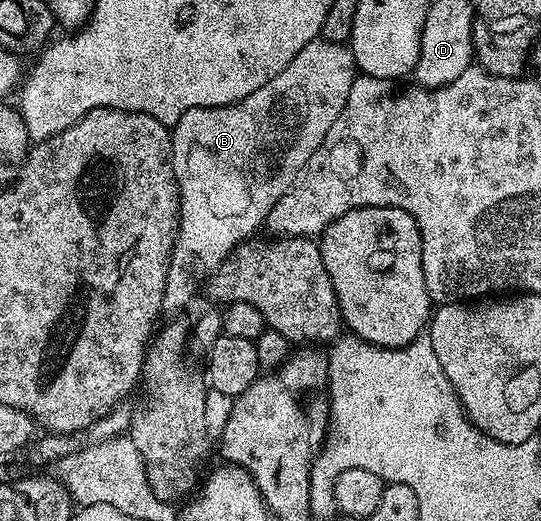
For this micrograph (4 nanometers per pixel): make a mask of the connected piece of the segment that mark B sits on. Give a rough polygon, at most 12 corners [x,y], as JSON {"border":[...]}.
{"border":[[310,41],[171,129],[164,314],[258,234],[356,76]]}

